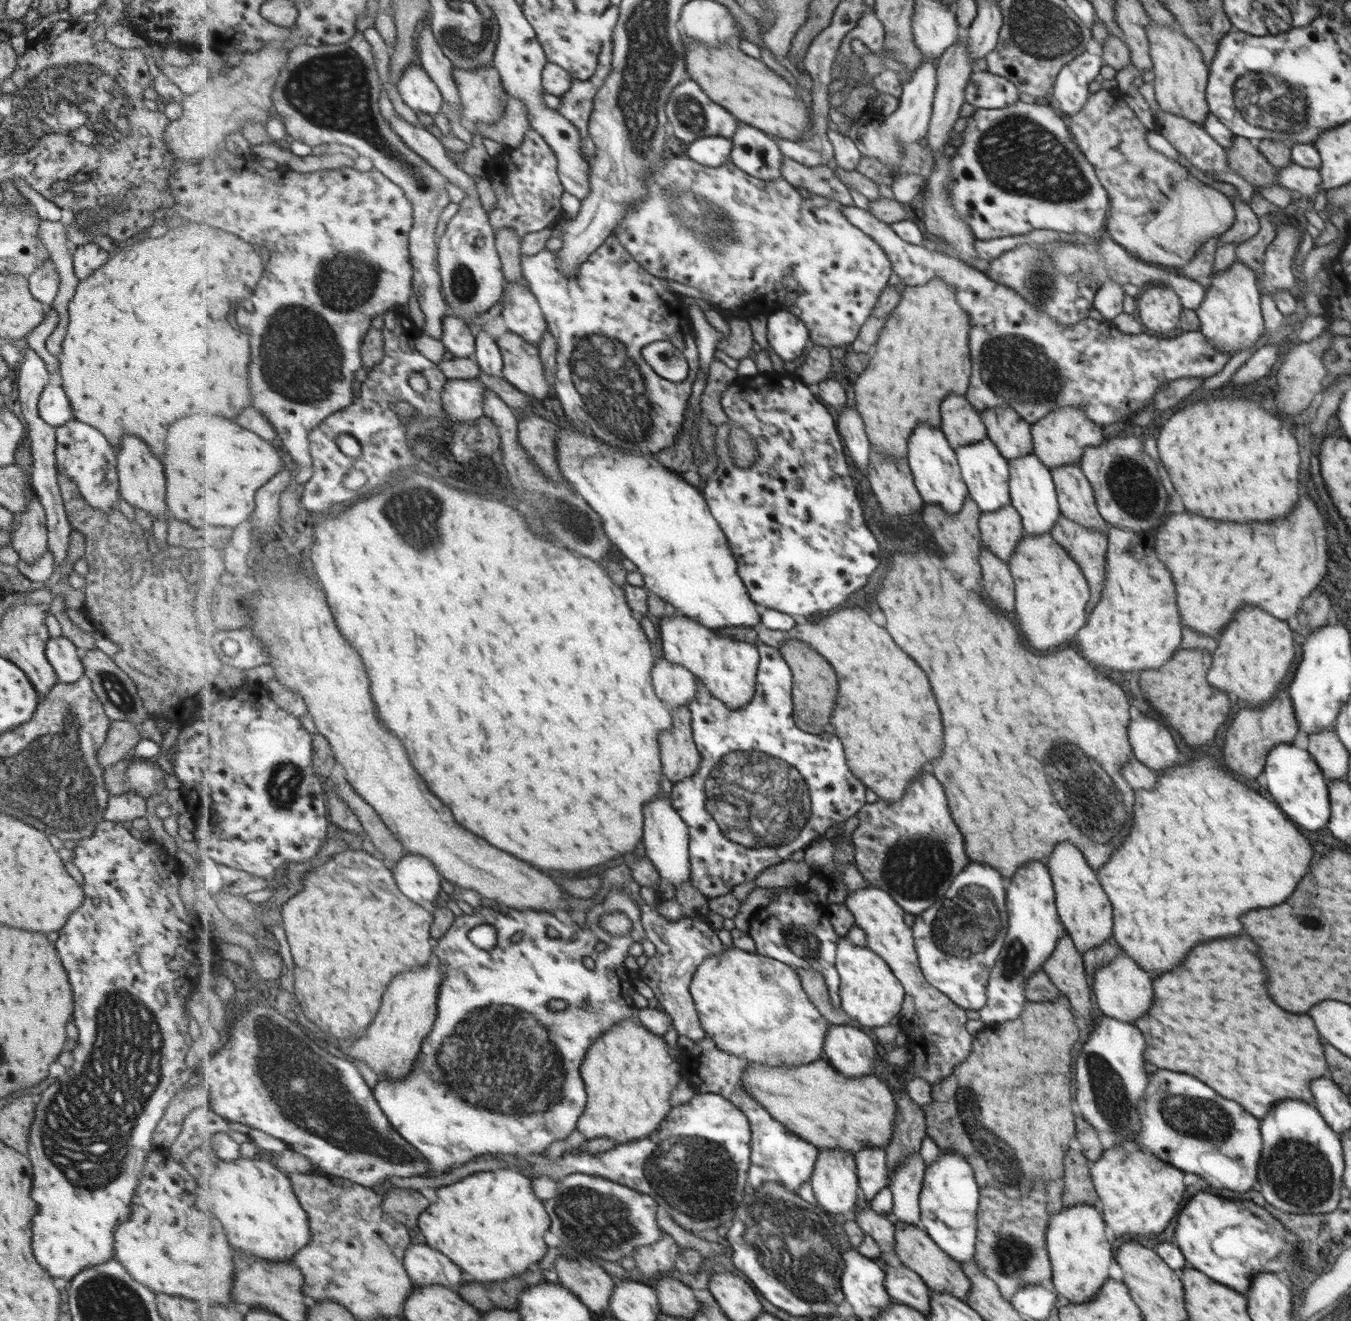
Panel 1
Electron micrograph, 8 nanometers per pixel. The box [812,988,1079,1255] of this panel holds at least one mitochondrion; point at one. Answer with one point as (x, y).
(1002, 1164)

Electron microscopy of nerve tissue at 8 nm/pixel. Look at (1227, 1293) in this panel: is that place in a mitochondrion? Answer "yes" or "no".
no

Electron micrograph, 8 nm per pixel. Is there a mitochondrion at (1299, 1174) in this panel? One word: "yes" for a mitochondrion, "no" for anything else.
yes

